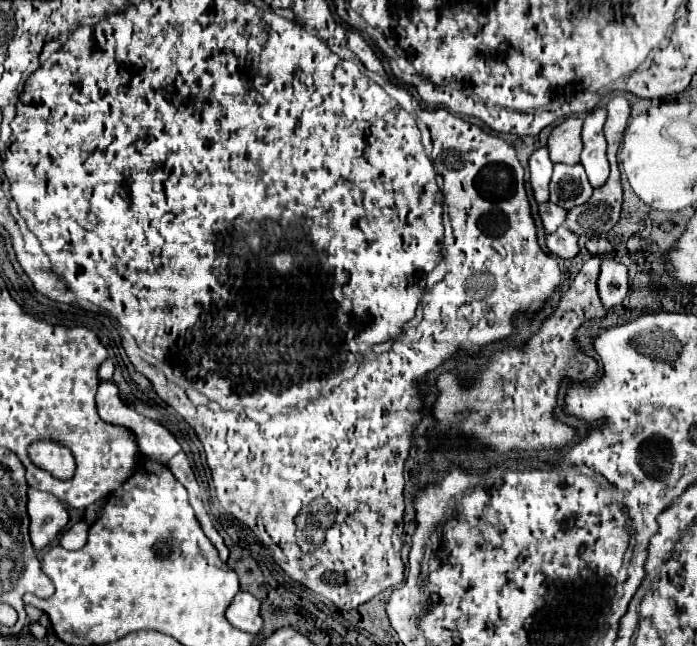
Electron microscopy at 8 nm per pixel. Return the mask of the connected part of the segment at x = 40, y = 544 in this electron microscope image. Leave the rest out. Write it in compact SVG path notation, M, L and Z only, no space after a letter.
M33 488L29 490L27 512L31 518L29 534L31 534L33 548L37 552L45 550L69 522L65 506L57 498L53 498L53 494L45 494Z

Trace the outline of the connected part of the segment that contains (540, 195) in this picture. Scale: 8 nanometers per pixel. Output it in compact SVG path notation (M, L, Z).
M545 146L537 148L529 158L529 180L531 180L531 188L533 188L533 194L535 194L535 200L539 204L549 200L551 170L553 170L553 162L549 158L549 150Z

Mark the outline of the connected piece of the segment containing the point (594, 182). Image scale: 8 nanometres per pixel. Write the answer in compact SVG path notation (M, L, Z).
M595 108L585 116L585 124L583 124L581 164L585 166L587 178L593 188L603 186L609 176L607 142L605 142L605 134L603 134L605 120L607 120L607 110Z

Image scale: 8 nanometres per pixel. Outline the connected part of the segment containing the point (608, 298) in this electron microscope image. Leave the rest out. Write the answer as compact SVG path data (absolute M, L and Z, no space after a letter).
M603 258L597 286L599 286L599 296L605 308L613 308L621 304L621 300L627 294L627 280L629 280L627 266L611 258Z

